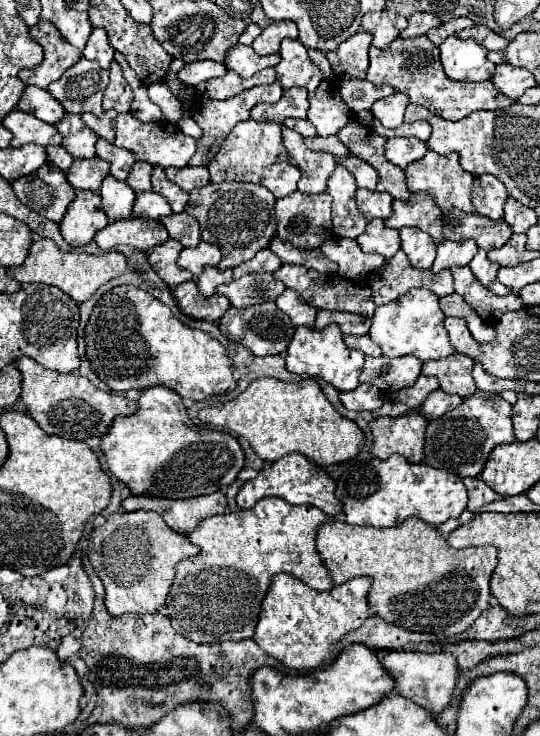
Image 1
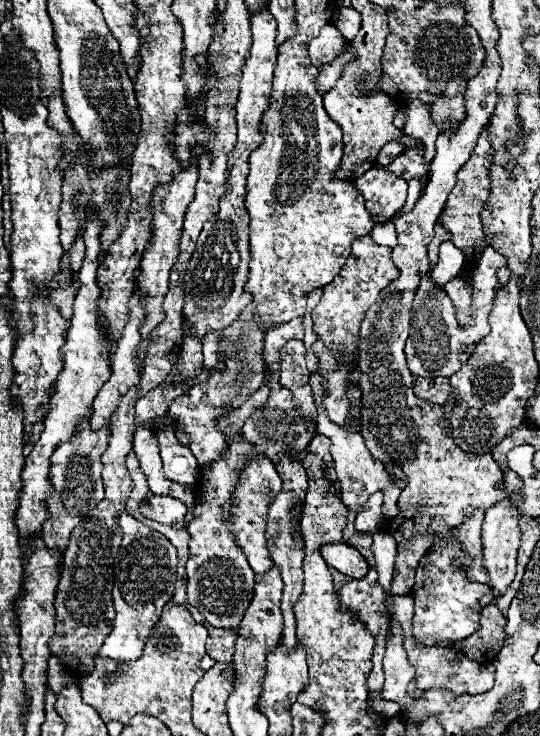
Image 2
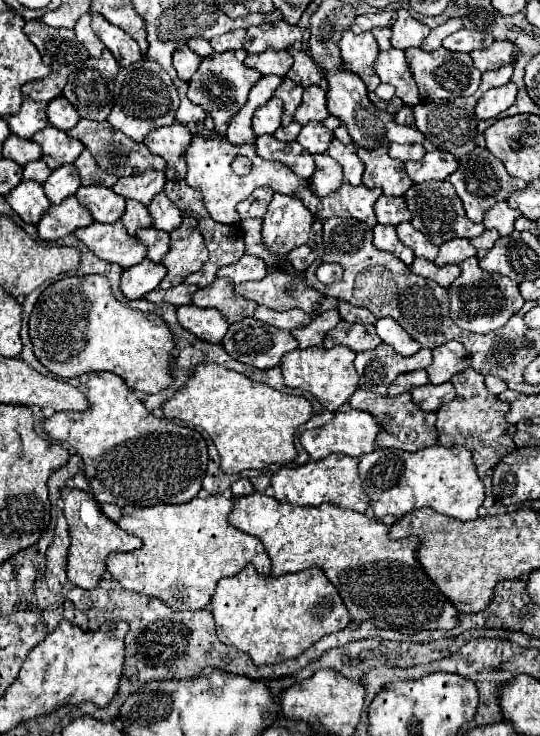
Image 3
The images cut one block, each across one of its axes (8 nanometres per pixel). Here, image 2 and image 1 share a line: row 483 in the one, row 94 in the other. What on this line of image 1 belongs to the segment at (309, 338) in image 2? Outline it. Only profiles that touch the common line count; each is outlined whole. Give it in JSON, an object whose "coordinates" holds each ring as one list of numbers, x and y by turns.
{"coordinates":[[344,80,340,84,340,96,352,112,370,110,376,100,390,94,394,94,394,90,388,84,370,84,368,80]]}

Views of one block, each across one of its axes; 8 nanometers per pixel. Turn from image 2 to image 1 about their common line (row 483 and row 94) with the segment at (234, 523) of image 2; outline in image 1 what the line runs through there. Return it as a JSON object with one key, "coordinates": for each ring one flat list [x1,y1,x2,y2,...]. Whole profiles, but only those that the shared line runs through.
{"coordinates":[[274,82,274,84,268,84,268,86,254,86,254,88,238,94,238,96,232,96,232,98,222,100,222,102,220,100,210,100,210,98,198,98,198,100,194,100,194,104,192,104,192,118,202,128,202,136,198,140,198,150,192,156,190,164,192,166,208,166,210,160,218,154,218,148,222,146,222,142,226,140,226,136,230,134,230,130,238,122,248,120,250,118,250,110,256,104,260,104,260,102,270,102,272,104,280,96,282,96,282,86,278,82]]}

